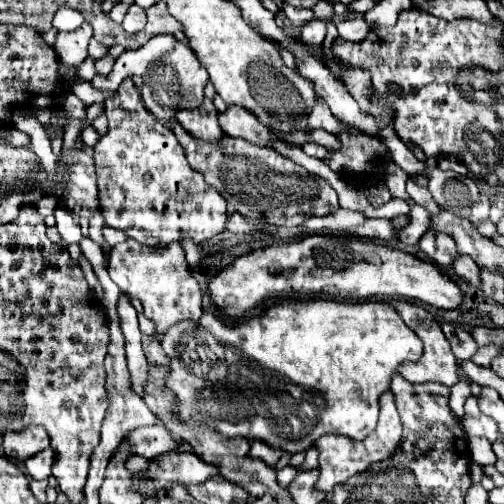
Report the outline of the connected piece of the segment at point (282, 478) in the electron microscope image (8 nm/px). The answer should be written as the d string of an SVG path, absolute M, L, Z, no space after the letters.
M286 464L284 468L280 468L278 470L278 482L280 482L280 486L286 488L296 478L298 472L300 472L300 468L298 466L292 466L292 464Z

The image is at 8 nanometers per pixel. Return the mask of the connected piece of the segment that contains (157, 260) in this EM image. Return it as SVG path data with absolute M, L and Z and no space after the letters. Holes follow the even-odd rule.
M129 238L123 243L123 250L122 244L116 244L112 248L108 272L122 292L132 294L142 302L144 316L154 322L156 334L164 334L170 326L182 320L198 322L202 316L202 290L192 278L188 264L184 262L184 250L178 242L172 242L166 248L143 248L136 240ZM121 252L123 259L120 274Z

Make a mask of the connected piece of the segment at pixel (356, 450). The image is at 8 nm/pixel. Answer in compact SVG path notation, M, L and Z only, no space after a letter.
M384 392L380 396L380 420L378 420L376 432L370 434L366 440L356 442L344 436L334 436L334 434L326 434L318 438L316 448L320 450L320 478L316 482L316 488L322 492L332 492L334 486L344 484L350 476L362 474L368 466L392 458L392 454L396 452L396 446L400 444L400 438L402 438L402 422L394 404L394 394Z

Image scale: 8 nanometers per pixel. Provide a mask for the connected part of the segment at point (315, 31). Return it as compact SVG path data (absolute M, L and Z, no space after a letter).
M314 18L300 30L300 42L308 48L318 48L326 36L326 22Z

